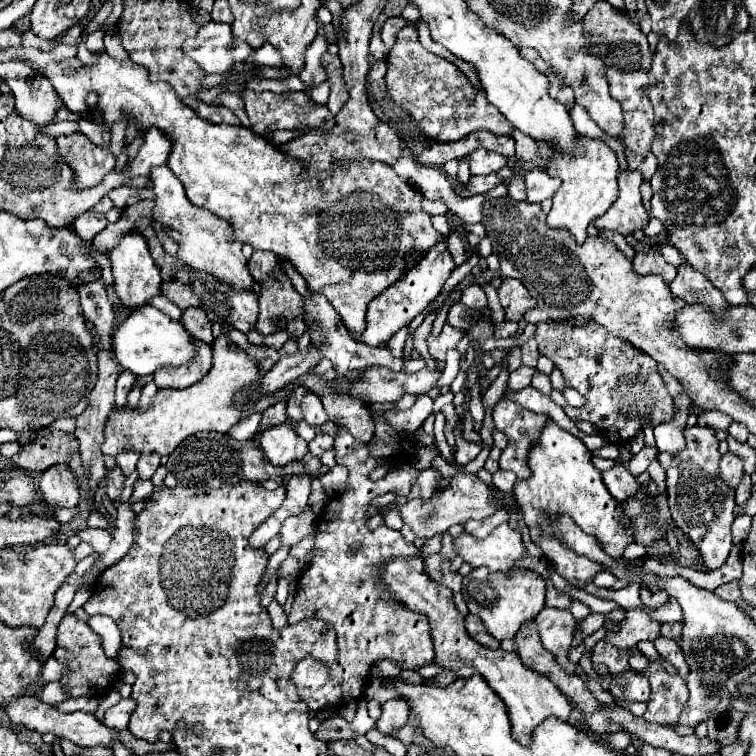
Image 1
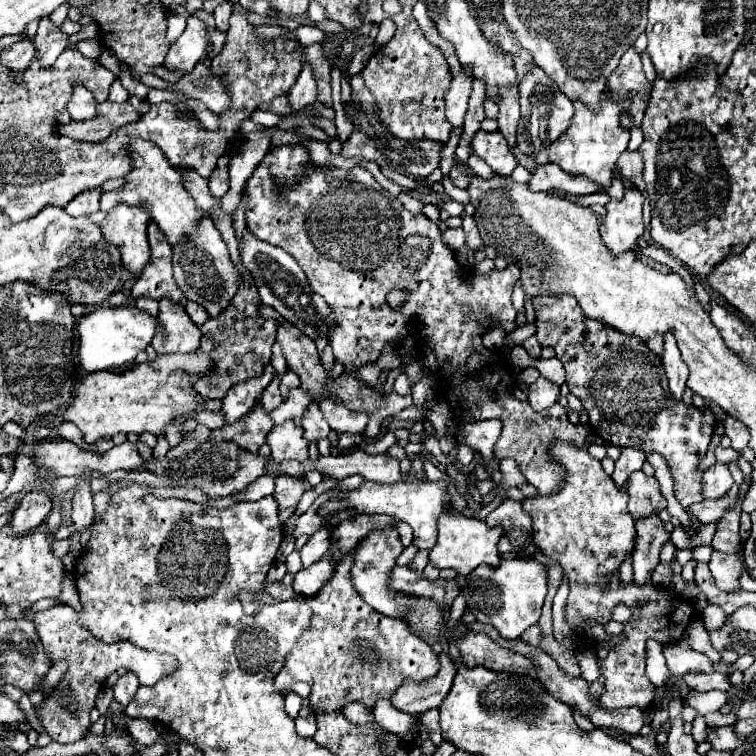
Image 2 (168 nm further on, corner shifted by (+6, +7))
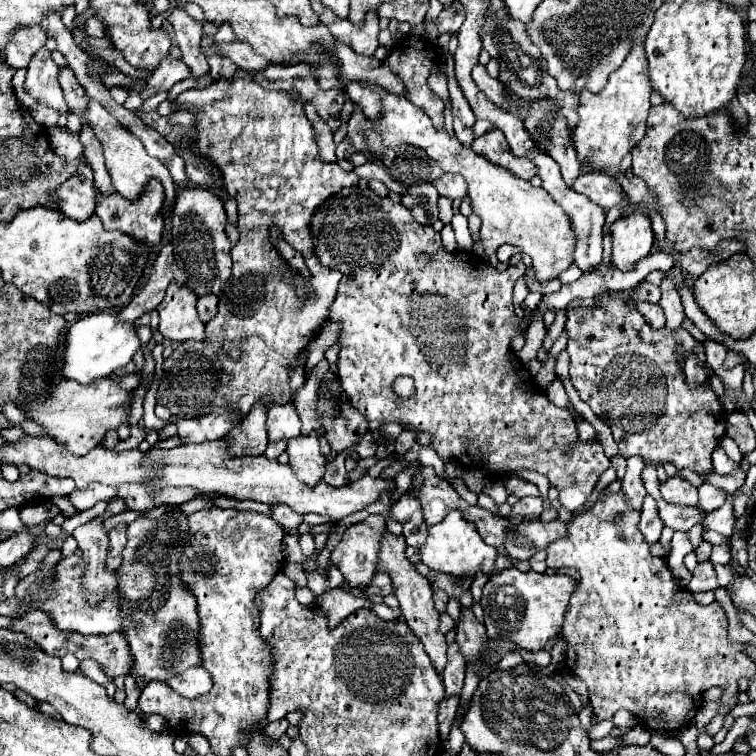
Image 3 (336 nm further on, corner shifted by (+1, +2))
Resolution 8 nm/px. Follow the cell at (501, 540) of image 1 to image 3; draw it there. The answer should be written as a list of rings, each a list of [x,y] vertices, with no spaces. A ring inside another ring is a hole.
[[[452,510],[442,522],[428,526],[426,542],[418,548],[420,562],[426,564],[434,572],[444,572],[450,576],[476,576],[478,572],[490,574],[496,562],[496,548],[484,544],[480,534],[476,532],[476,526],[472,522],[466,522],[458,510]]]

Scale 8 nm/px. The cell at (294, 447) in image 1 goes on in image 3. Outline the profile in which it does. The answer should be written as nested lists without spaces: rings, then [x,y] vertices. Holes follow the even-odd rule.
[[[308,434],[308,436],[296,436],[288,440],[286,448],[290,456],[290,466],[296,472],[296,476],[306,482],[308,486],[316,486],[324,480],[326,472],[326,456],[320,452],[318,446],[318,434]]]

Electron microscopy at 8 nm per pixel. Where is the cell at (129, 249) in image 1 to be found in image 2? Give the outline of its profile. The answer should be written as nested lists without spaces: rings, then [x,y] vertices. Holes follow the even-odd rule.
[[[123,203],[111,209],[101,225],[103,237],[107,239],[109,245],[119,249],[123,267],[133,275],[139,275],[143,267],[149,263],[147,223],[149,223],[147,209]]]

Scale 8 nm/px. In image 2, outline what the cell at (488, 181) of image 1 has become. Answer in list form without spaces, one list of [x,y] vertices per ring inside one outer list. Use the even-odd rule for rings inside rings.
[[[453,165],[453,167],[451,167],[449,177],[451,177],[453,185],[457,185],[457,187],[463,187],[463,189],[465,189],[465,187],[467,187],[467,183],[469,183],[469,179],[471,179],[471,171],[469,171],[467,167],[459,169],[459,165]]]

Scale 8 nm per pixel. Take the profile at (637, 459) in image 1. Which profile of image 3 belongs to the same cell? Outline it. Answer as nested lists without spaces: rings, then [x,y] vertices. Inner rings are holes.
[[[636,456],[628,458],[628,468],[626,468],[626,474],[622,478],[622,494],[632,510],[640,510],[644,496],[646,496],[646,490],[644,490],[642,478],[640,478],[642,468],[644,468],[642,458],[636,458]]]

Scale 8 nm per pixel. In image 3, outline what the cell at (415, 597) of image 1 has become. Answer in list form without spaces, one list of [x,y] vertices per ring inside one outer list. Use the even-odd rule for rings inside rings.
[[[368,516],[366,520],[348,526],[342,540],[332,550],[332,566],[342,572],[350,586],[364,586],[374,576],[384,526],[384,516]]]

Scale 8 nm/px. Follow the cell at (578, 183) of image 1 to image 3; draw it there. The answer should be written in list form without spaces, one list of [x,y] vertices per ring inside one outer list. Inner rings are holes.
[[[634,46],[624,64],[610,74],[606,86],[600,92],[590,92],[586,88],[580,92],[580,122],[572,132],[572,144],[580,156],[584,172],[600,170],[614,176],[618,172],[622,158],[632,150],[632,146],[636,146],[644,138],[652,92],[646,68],[648,62],[644,58],[644,48]]]

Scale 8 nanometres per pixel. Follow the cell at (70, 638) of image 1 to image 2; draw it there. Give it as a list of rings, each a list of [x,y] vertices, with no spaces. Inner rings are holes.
[[[55,605],[47,611],[39,611],[35,615],[35,627],[45,647],[45,655],[57,663],[67,661],[69,669],[63,679],[57,683],[57,689],[41,703],[41,723],[47,735],[57,743],[75,743],[89,729],[89,713],[95,707],[95,697],[105,686],[107,677],[121,667],[137,673],[141,685],[153,685],[167,673],[175,671],[175,657],[157,655],[151,651],[135,649],[131,643],[115,643],[109,645],[97,637],[93,637],[79,621],[77,613],[69,605]]]

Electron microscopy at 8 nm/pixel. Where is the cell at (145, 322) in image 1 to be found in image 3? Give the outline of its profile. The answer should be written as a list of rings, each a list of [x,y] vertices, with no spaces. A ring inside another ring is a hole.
[[[108,312],[88,314],[78,322],[74,322],[66,332],[64,366],[60,374],[66,380],[88,384],[88,382],[94,382],[96,378],[110,376],[116,368],[126,366],[138,348],[140,348],[140,340],[138,340],[138,334],[132,330],[132,324],[118,322],[118,318]]]

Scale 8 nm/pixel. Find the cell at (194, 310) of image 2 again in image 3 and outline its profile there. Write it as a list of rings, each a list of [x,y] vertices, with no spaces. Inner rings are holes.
[[[206,294],[198,300],[198,314],[202,322],[208,322],[216,316],[216,306],[218,306],[218,298],[214,294]]]

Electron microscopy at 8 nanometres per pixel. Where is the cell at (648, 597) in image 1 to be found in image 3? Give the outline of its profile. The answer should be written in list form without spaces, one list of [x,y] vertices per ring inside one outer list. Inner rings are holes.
[[[646,496],[646,500],[644,500],[638,528],[644,534],[648,544],[654,544],[660,540],[660,532],[664,528],[664,522],[660,522],[660,516],[656,514],[656,500],[652,496]]]

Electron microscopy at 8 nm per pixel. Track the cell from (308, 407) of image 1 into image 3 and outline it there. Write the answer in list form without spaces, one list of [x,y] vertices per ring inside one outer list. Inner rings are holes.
[[[282,404],[282,406],[272,406],[268,410],[268,440],[278,442],[278,440],[290,440],[300,436],[300,418],[294,410],[292,404]]]

